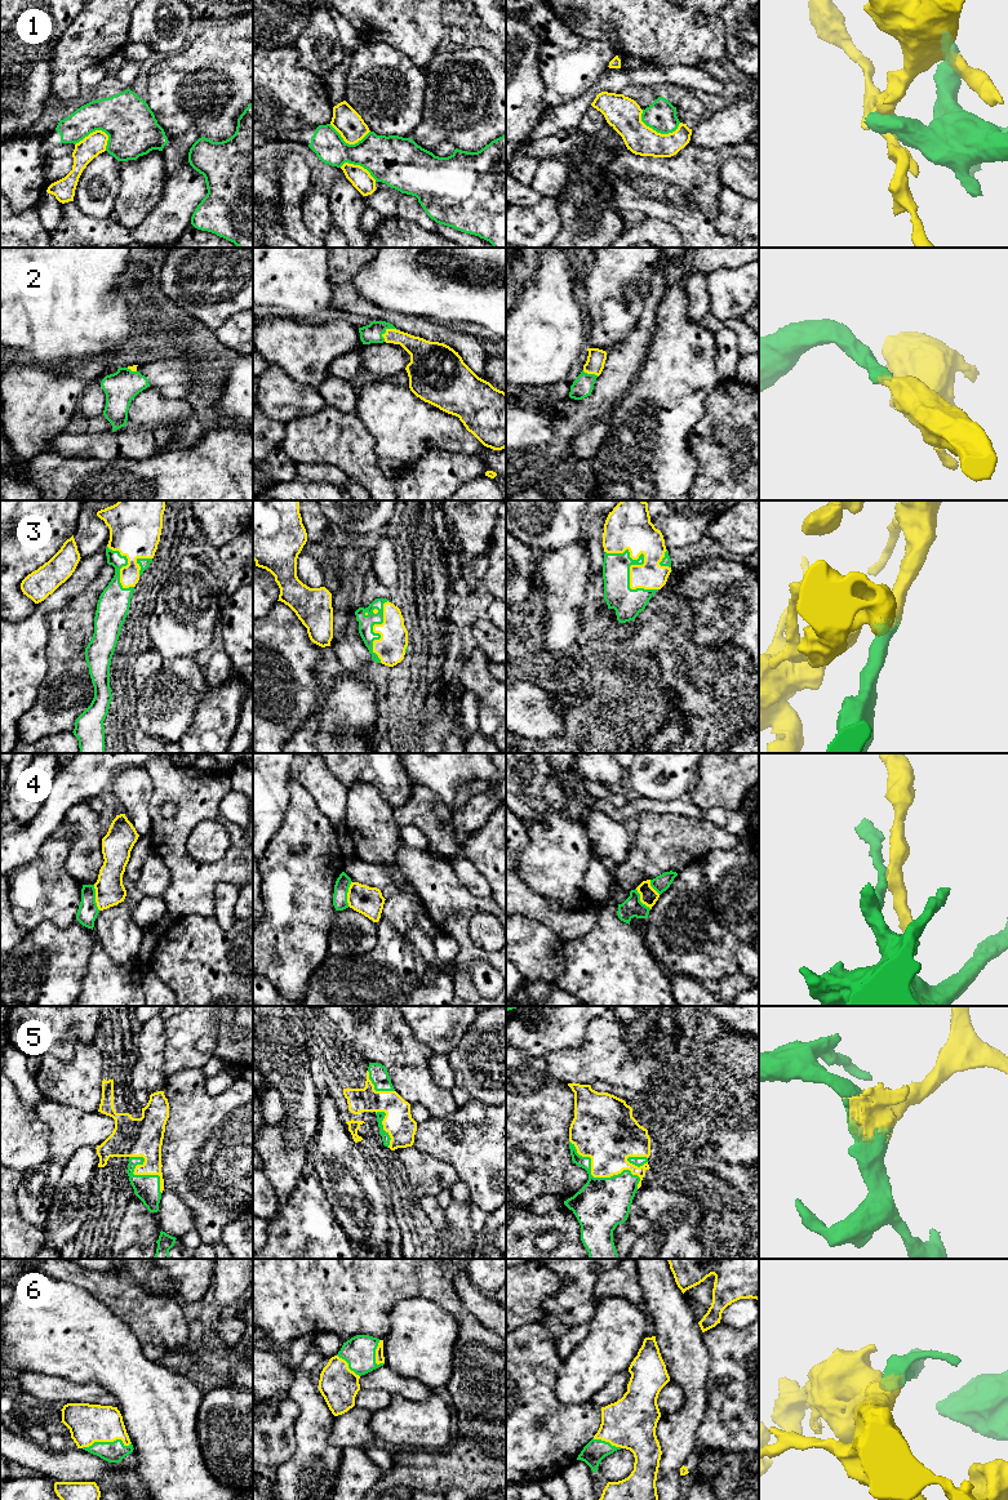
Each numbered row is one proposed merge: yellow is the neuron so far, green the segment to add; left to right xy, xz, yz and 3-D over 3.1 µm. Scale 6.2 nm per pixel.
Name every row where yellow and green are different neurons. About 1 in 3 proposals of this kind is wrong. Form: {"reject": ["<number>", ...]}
{"reject": ["1", "4"]}

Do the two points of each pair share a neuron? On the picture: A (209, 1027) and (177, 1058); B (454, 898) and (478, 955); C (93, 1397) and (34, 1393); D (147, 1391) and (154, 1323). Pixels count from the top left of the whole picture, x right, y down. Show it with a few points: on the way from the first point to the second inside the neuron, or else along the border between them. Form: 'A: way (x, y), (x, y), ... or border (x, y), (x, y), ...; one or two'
A: way (200, 1028), (181, 1049); one
B: way (454, 912), (454, 924), (463, 940); one
C: way (79, 1393), (48, 1393); one
D: border (133, 1334), (141, 1352), (158, 1362); two

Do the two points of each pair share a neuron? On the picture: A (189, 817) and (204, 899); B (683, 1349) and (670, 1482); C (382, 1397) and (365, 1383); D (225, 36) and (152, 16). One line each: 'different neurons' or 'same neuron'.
A: same neuron
B: same neuron
C: different neurons
D: different neurons

